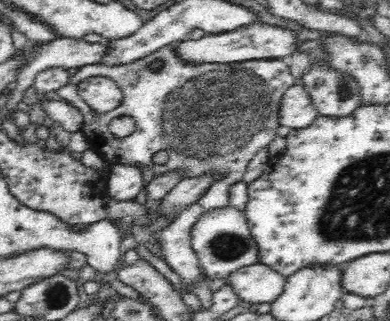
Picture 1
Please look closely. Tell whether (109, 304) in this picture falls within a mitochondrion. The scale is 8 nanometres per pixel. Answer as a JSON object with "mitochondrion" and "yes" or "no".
{"mitochondrion":"no"}

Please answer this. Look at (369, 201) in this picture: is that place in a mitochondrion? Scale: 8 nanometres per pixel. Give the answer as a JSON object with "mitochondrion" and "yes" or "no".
{"mitochondrion":"yes"}

